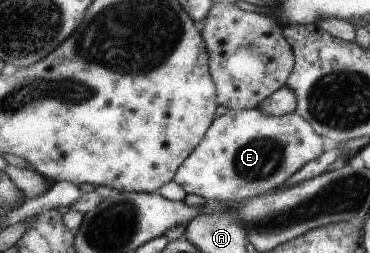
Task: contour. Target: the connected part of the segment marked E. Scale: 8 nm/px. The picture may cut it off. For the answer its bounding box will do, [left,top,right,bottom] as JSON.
[172,108,324,203]

